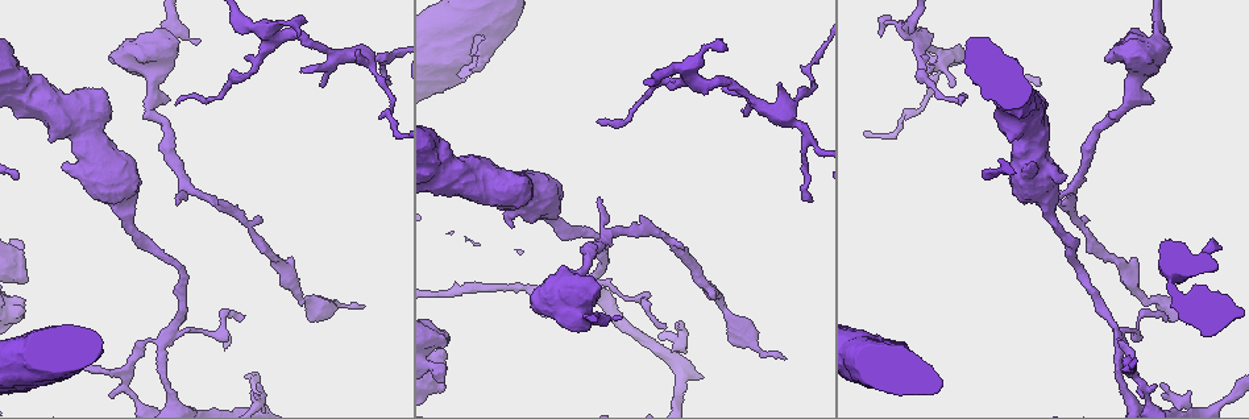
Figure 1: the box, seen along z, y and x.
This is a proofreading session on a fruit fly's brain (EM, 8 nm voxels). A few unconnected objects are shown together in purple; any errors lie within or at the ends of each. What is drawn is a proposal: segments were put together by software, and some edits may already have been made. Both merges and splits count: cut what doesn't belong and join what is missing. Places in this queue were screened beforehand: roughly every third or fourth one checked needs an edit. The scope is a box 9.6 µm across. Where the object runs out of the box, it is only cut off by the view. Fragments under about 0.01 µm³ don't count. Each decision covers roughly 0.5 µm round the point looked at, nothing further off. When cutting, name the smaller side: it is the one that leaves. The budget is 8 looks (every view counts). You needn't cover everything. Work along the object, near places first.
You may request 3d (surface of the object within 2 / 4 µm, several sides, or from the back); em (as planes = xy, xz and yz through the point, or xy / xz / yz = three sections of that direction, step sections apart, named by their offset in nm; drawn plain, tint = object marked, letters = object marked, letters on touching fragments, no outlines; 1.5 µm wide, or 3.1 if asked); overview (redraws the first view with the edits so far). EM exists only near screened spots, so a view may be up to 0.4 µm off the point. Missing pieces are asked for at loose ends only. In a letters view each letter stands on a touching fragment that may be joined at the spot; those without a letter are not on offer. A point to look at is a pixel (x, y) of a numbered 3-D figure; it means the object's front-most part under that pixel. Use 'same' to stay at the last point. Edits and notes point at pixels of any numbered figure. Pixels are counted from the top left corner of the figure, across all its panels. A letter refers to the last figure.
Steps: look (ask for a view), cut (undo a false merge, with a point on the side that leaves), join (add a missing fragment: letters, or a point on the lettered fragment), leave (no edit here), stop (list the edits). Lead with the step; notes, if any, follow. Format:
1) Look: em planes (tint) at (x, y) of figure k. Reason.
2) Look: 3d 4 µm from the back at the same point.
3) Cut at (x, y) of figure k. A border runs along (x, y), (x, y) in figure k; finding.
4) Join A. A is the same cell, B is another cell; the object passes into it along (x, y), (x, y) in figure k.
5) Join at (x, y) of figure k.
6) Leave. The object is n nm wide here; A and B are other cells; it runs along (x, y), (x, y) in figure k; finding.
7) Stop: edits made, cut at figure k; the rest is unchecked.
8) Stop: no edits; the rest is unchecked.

Look: em xz step 4 (tint) at (1139, 325) of figure 1. A narrow waist.

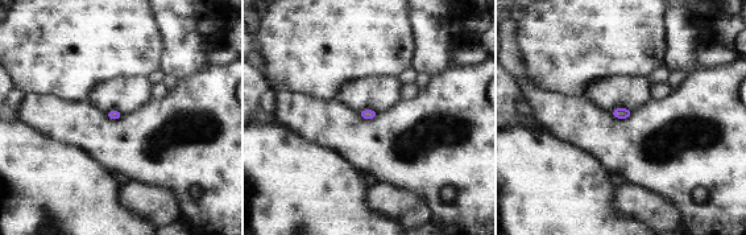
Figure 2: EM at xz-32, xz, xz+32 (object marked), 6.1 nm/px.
Look: em planes (letters) at the same point.

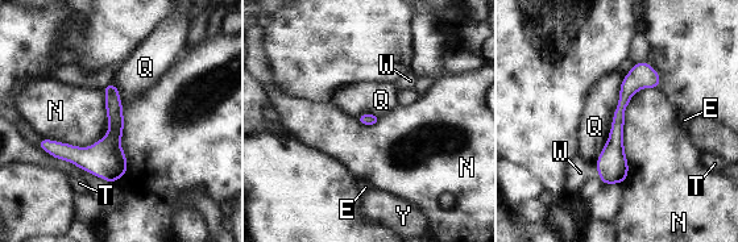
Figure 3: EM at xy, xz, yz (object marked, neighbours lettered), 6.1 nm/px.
Leave. E, N, Q, T, W and Y are other cells; a border runs along (106, 94), (100, 138), (41, 138) in figure 3; all the same neuron.

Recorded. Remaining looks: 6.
Look: em planes (letters) at (1222, 248) of figure 1. Thick end.

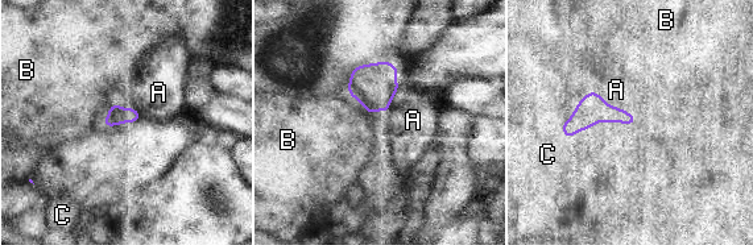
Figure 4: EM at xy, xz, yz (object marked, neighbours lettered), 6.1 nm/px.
Leave. A, B and C are other cells; a border runs along (398, 84), (387, 111), (367, 112) in figure 4; none of them fits.

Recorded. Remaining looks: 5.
Look: em yz step 8 (letters) at (1144, 396) of figure 1. An open end.

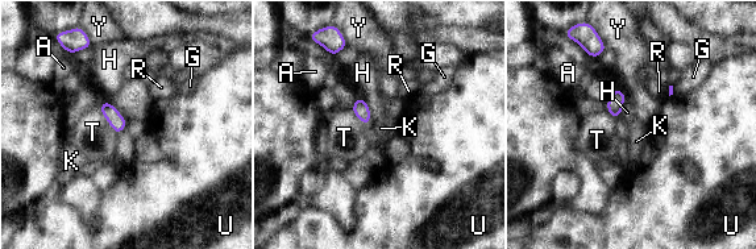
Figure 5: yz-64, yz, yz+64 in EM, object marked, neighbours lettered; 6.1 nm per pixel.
Look: em planes (letters) at the same point.

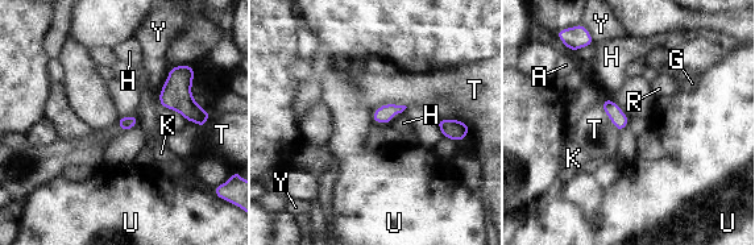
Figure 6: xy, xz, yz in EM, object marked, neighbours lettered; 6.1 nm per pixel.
Leave. The longest contact is with Y, 260 nm; A, G, H, K, R, T, U and Y are other cells; a border runs along (374, 112), (372, 120) in figure 6; none of them fits.

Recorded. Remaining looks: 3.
Stop: no edits; the rest is unchecked.

